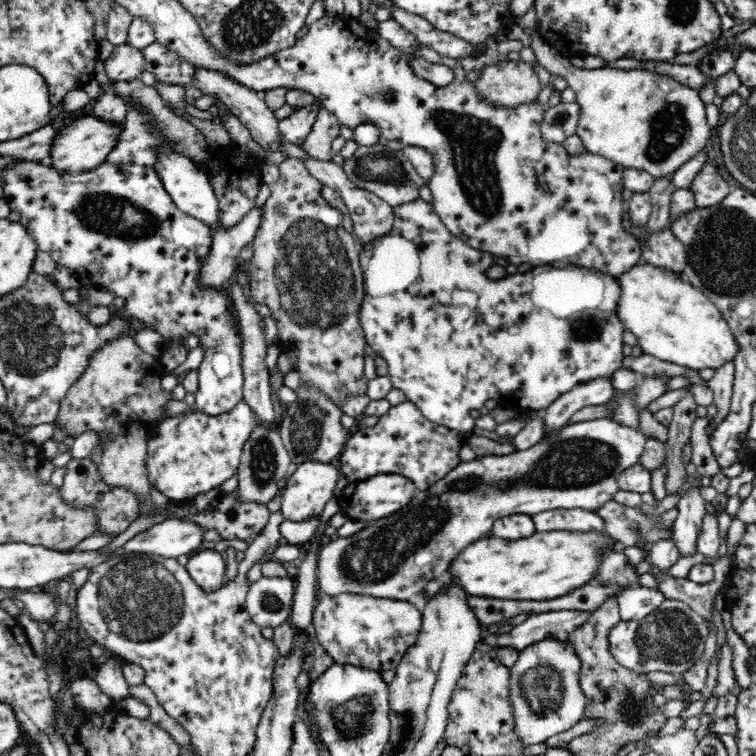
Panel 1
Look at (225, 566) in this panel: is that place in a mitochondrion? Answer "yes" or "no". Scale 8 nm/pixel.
no

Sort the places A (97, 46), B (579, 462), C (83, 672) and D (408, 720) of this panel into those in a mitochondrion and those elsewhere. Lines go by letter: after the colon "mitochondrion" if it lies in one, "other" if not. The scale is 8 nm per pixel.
A: other
B: mitochondrion
C: other
D: mitochondrion

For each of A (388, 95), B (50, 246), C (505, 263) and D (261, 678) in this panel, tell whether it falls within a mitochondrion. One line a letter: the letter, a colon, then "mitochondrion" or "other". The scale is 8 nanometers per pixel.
A: mitochondrion
B: other
C: other
D: other

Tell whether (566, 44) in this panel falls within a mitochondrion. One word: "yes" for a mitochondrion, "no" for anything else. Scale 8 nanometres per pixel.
no

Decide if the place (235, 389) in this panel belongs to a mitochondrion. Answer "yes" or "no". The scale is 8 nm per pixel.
no

